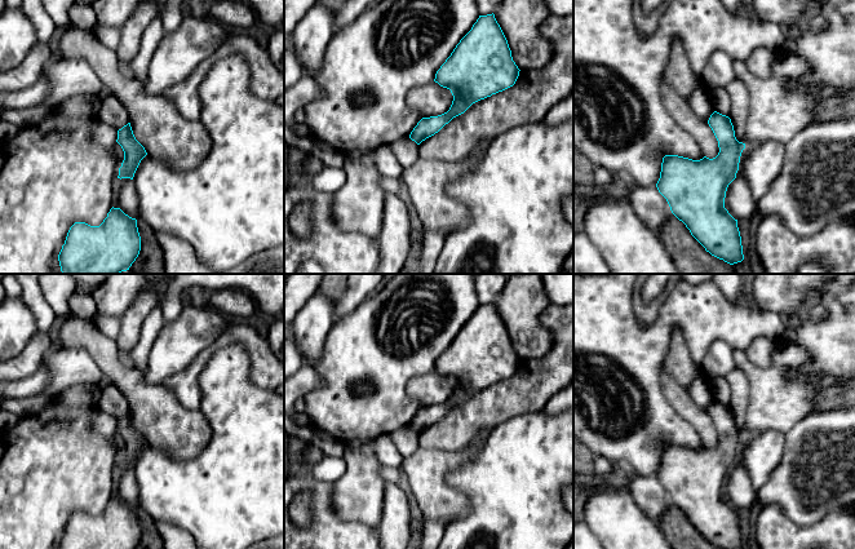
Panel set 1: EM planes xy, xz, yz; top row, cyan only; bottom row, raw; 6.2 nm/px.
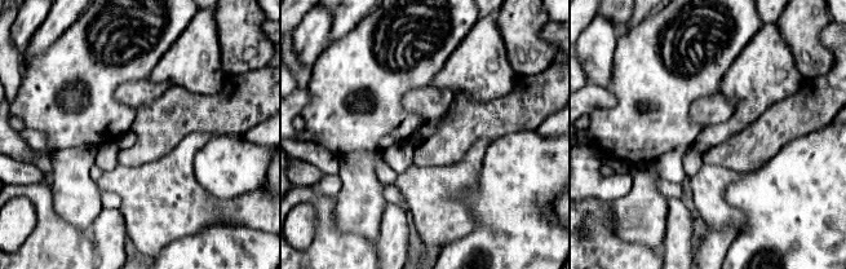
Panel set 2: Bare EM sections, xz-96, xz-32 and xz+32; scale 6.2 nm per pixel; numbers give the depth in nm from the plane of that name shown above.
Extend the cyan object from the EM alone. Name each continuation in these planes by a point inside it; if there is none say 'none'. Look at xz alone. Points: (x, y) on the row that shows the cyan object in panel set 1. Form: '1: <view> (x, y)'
none

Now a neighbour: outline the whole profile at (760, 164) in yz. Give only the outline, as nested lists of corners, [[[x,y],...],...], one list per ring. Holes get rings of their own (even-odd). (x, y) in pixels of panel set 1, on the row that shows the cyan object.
[[[766,141],[748,145],[740,156],[736,177],[744,177],[750,191],[758,203],[768,191],[783,168],[784,143],[779,141]]]

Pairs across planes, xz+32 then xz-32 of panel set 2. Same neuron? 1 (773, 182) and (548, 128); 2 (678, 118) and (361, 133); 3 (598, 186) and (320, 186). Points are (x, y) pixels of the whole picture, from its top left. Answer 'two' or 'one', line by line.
1: two
2: one
3: one

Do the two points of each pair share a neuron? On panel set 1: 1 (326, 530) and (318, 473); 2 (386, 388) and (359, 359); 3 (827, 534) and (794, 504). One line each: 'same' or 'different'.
1: different
2: same
3: different

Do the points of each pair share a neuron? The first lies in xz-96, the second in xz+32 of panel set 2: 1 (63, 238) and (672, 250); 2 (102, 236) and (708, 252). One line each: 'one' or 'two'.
1: two
2: two

